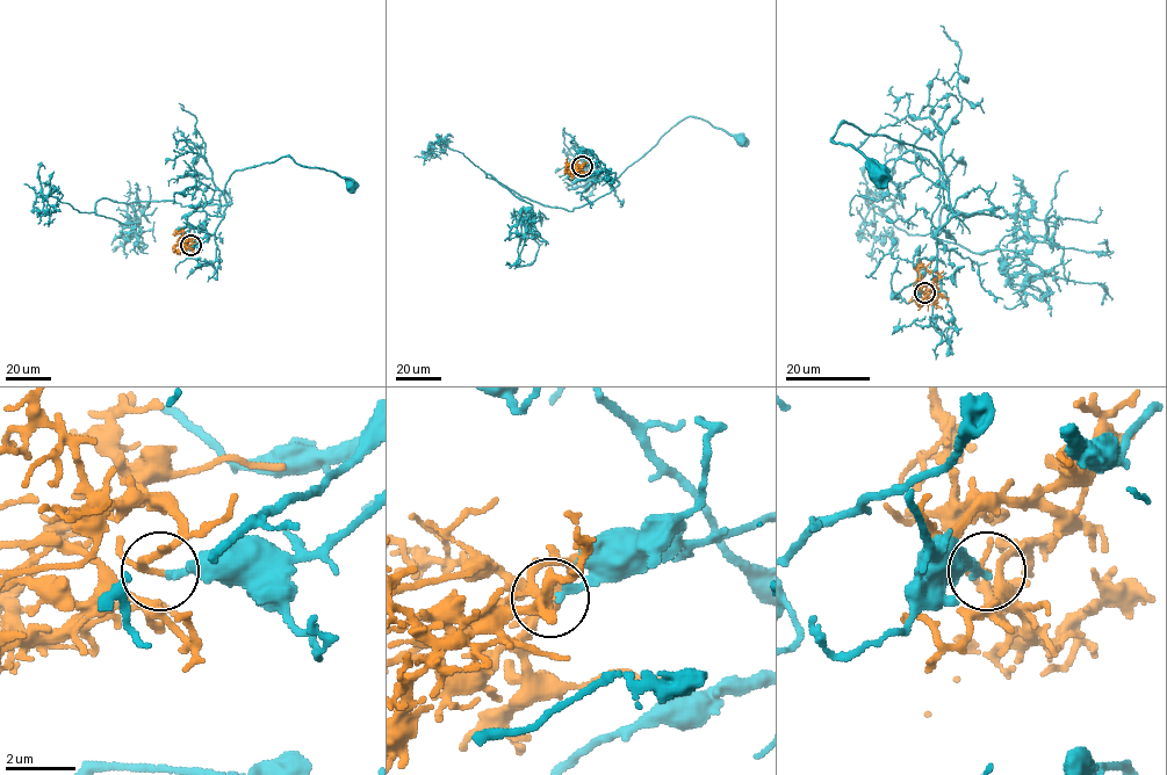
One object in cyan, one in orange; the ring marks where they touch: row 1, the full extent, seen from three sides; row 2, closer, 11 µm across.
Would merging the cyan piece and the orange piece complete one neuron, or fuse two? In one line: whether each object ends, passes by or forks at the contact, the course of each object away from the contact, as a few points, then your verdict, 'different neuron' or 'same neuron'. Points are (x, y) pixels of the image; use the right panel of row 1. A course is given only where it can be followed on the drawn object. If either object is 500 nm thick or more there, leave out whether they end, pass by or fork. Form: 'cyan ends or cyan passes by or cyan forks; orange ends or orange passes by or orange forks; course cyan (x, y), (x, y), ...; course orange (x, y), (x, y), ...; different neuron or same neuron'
cyan ends; orange passes by; course cyan (924, 292), (915, 280), (936, 267), (952, 215), (946, 175), (929, 151), (843, 123), (830, 139), (877, 176); course orange (924, 292), (919, 273), (923, 266), (916, 269), (913, 267); different neuron

